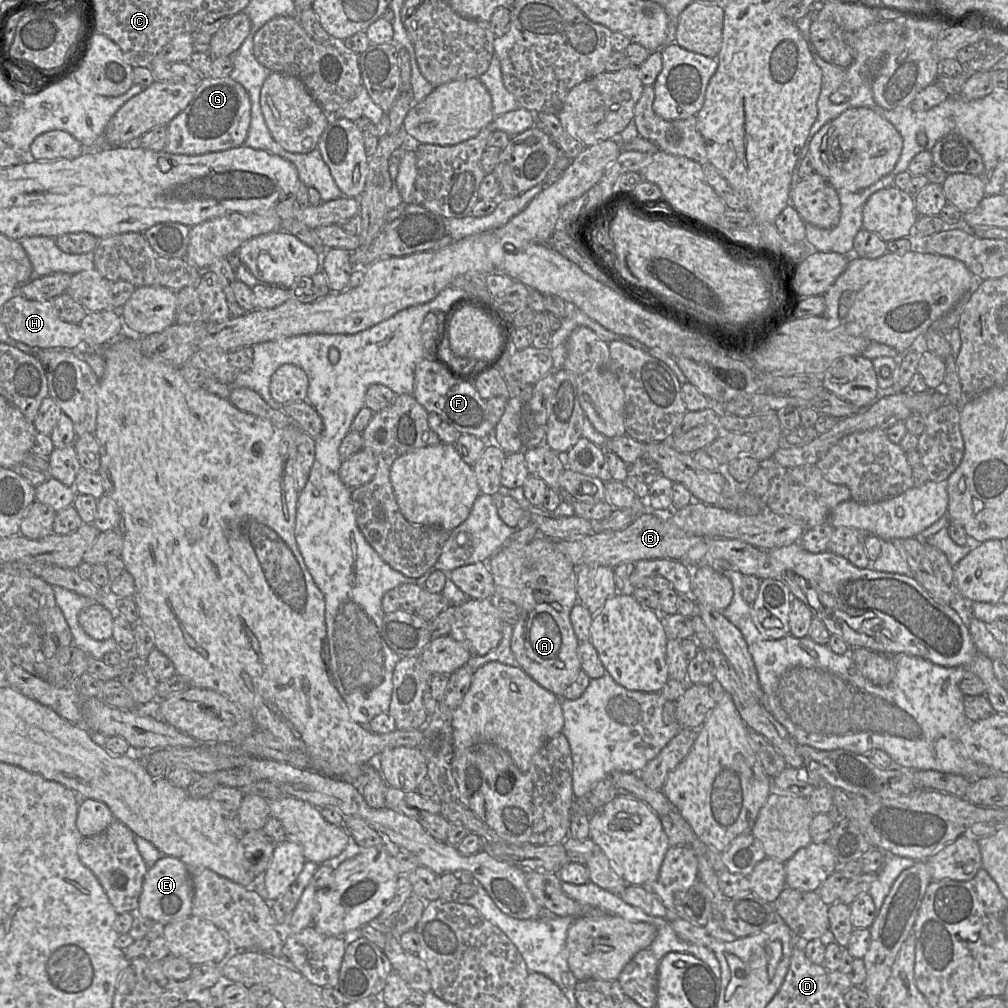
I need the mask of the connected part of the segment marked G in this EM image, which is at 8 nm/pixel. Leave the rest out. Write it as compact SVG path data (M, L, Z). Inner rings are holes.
M204 76L187 107L167 125L167 144L164 151L170 154L201 155L223 151L243 145L251 121L251 103L245 88L230 76L214 78Z

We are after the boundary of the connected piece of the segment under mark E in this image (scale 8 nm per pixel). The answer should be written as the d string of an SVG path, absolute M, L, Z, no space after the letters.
M163 855L148 868L139 896L137 914L167 925L192 915L194 887L189 867L173 856Z

